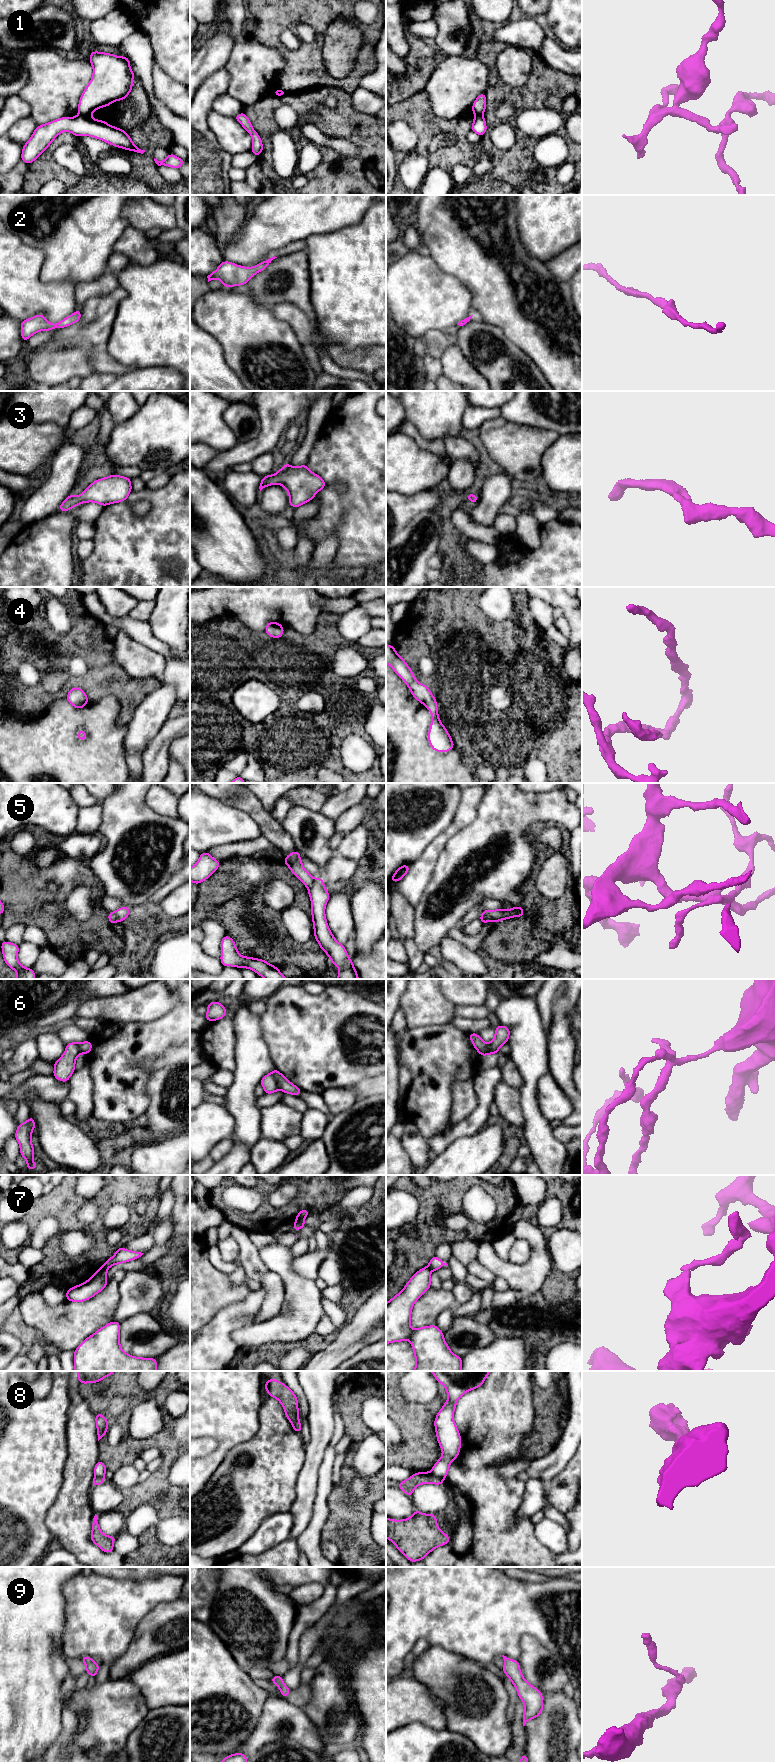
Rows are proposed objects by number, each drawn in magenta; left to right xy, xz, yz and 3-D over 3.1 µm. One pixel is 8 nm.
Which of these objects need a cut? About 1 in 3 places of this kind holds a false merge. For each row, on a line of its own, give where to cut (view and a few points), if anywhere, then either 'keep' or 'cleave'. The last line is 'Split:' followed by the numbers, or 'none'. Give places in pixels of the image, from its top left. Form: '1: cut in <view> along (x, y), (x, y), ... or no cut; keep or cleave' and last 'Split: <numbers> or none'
1: cut in xy along (79, 114), (89, 117); cleave
2: no cut; keep
3: no cut; keep
4: no cut; keep
5: cut in xz along (314, 879), (308, 888); cleave
6: cut in xz along (270, 1073), (279, 1088); cleave
7: cut in xz along (303, 1217), (296, 1219); cleave
8: cut in yz along (430, 1472), (442, 1480); cleave
9: no cut; keep
Split: 1, 5, 6, 7, 8

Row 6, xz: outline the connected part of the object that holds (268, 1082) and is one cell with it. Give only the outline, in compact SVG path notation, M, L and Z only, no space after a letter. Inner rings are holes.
M271 1073L266 1074L260 1081L260 1084L265 1090L265 1094L275 1093L279 1088L278 1084Z

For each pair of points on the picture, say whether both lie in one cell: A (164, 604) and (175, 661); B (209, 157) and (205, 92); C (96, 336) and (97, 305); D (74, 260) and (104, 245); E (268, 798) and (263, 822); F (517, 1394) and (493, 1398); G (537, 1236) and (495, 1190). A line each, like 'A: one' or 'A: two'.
A: one
B: one
C: one
D: one
E: two
F: one
G: two

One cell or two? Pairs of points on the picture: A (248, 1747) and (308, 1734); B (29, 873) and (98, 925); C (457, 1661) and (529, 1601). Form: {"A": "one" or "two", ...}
{"A": "one", "B": "one", "C": "two"}

